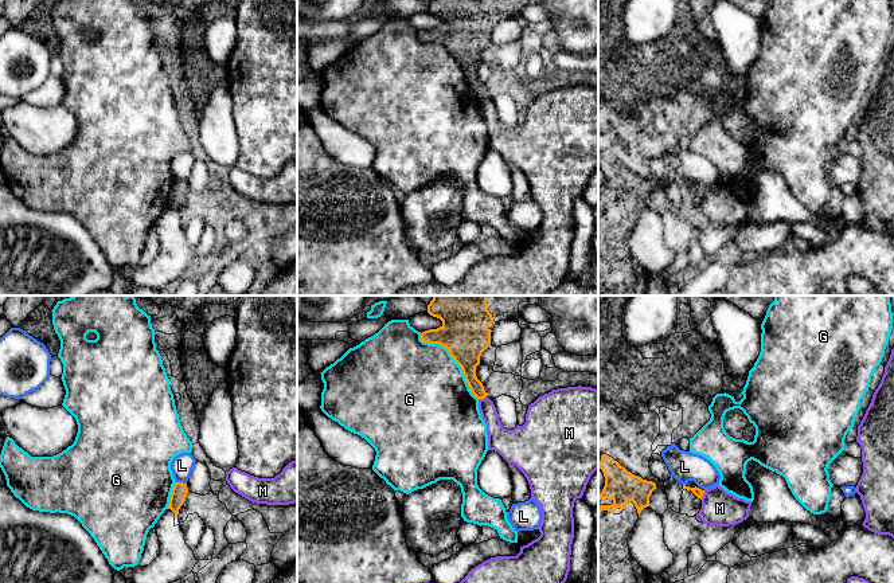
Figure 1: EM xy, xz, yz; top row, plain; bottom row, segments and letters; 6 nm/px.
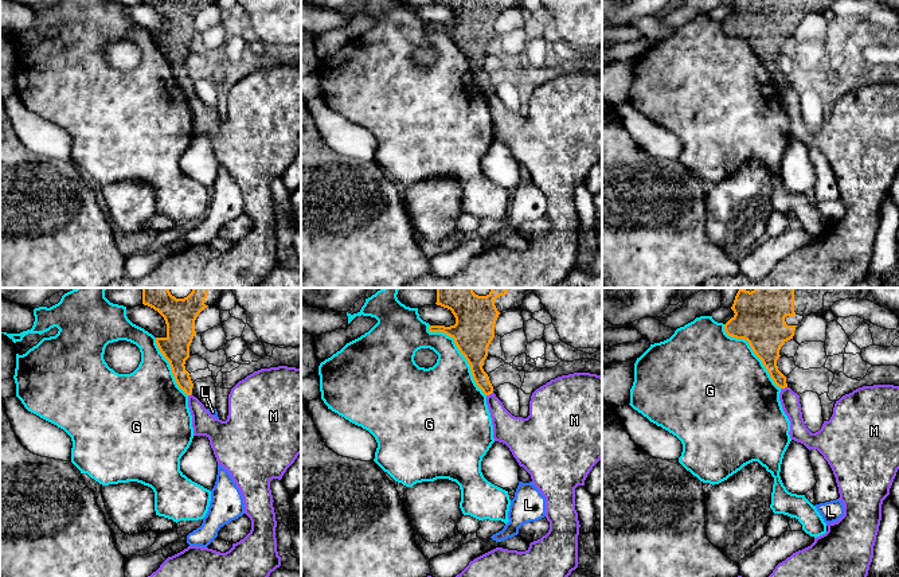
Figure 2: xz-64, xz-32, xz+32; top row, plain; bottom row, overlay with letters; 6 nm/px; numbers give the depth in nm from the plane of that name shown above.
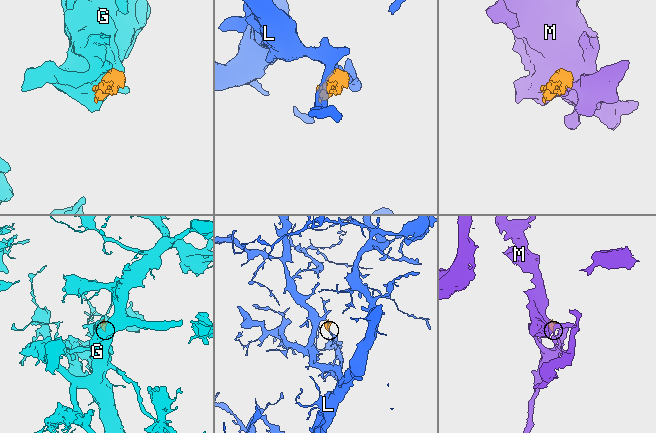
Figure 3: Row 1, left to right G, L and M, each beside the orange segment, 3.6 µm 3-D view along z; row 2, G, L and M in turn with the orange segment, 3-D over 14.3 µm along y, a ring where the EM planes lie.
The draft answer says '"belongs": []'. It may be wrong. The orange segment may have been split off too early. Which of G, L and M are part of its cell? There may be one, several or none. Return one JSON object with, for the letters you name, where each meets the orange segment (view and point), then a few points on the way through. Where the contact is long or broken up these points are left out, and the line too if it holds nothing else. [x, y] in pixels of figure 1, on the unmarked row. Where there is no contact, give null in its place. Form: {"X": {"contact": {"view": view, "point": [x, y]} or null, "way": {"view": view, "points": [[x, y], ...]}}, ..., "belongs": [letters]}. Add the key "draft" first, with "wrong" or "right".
{"draft": "right", "belongs": []}

